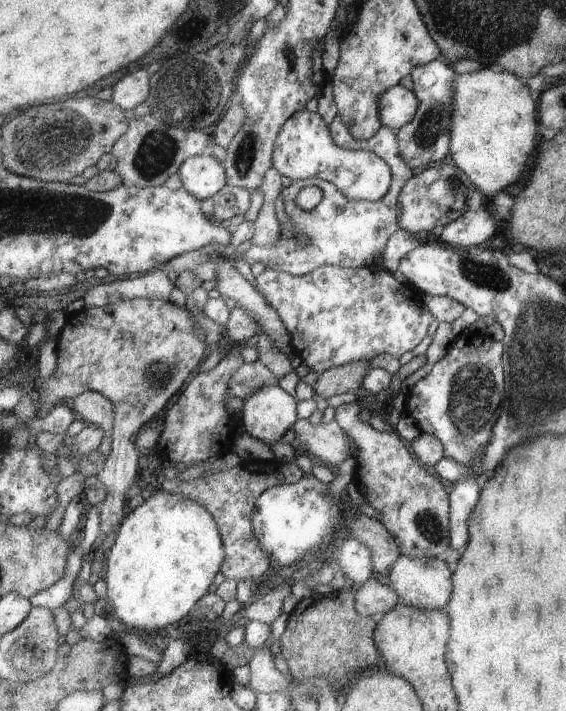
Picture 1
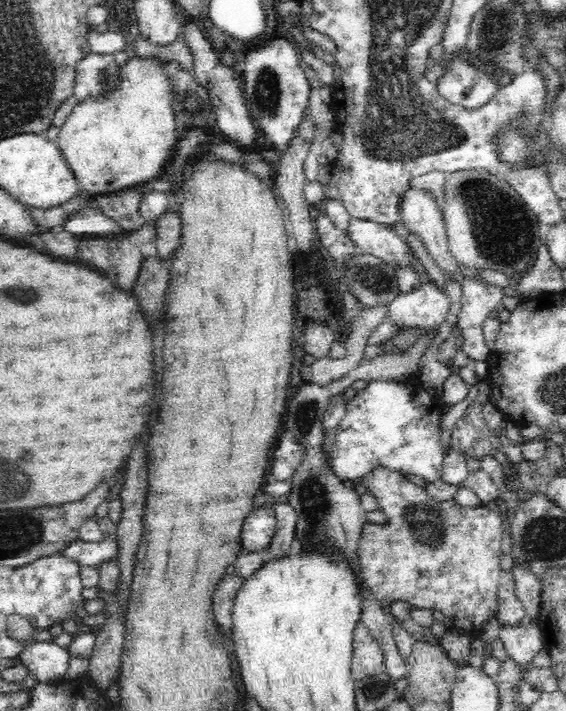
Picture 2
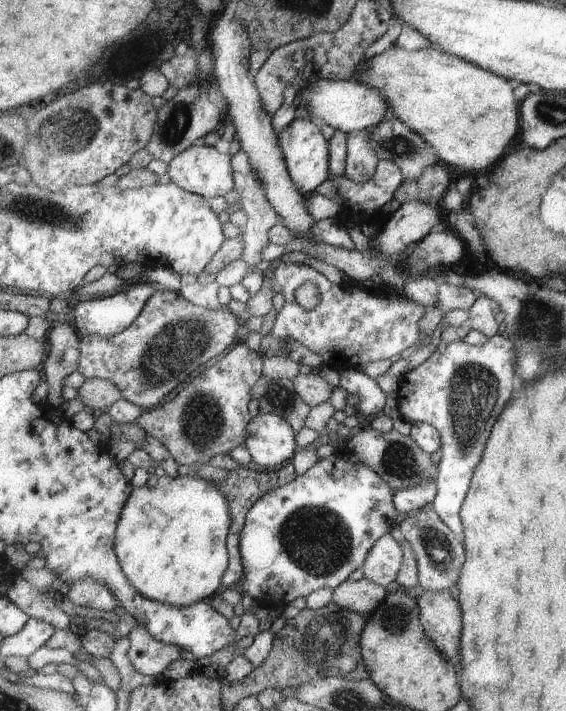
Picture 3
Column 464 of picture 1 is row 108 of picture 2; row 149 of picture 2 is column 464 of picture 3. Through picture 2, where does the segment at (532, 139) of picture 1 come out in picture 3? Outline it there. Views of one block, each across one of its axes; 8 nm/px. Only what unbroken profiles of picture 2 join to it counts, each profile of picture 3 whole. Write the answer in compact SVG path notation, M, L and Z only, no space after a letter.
M391 45L381 54L363 60L359 79L367 86L373 86L379 92L383 92L383 96L389 100L389 106L392 106L394 118L407 124L411 130L421 134L431 146L434 146L442 164L461 168L464 175L475 173L489 175L507 156L513 140L518 138L521 110L513 82L479 68L469 60L453 56L439 46L413 52Z

